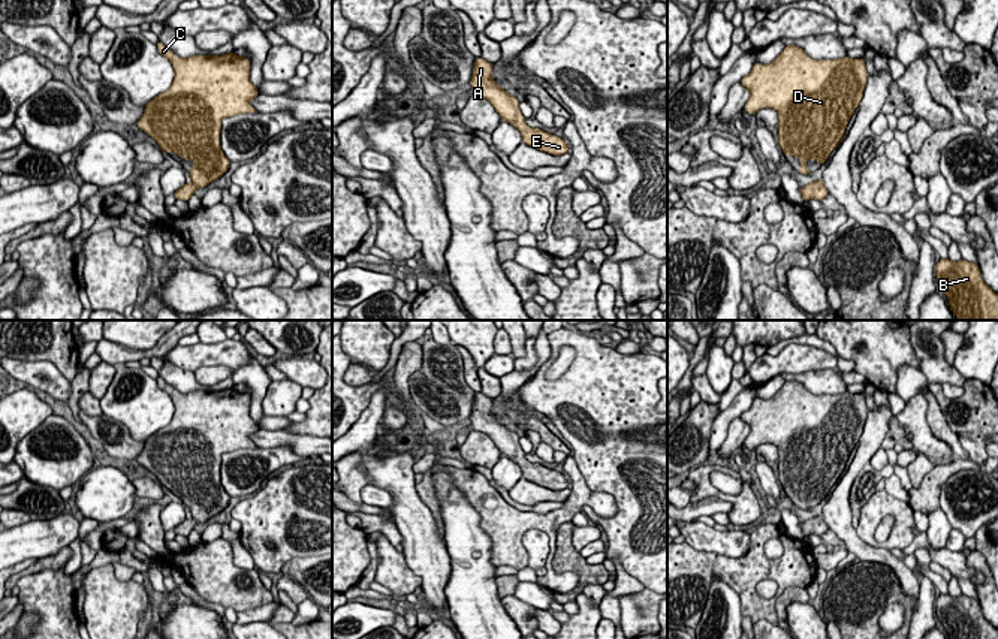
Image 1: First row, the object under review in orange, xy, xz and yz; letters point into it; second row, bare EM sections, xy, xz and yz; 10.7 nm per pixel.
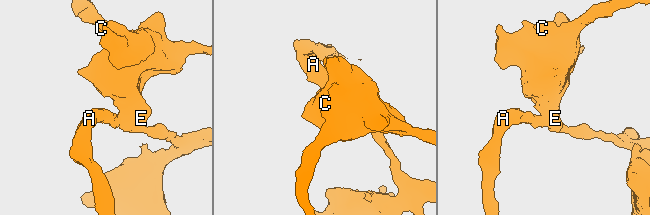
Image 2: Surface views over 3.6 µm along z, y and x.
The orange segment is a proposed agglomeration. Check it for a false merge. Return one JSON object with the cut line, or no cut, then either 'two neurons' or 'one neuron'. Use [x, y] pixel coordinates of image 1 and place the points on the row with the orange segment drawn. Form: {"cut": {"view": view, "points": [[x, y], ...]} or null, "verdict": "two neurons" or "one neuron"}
{"cut": null, "verdict": "one neuron"}

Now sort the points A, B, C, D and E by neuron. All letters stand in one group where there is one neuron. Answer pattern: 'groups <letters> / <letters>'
groups A B C D E

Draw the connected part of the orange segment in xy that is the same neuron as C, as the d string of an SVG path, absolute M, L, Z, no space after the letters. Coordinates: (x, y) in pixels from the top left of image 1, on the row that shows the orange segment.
M157 42L156 46L171 61L175 76L166 91L145 105L144 115L136 126L151 136L162 151L177 153L178 157L195 163L189 172L193 183L186 183L174 193L175 199L187 202L196 189L208 186L227 171L230 162L220 147L221 120L238 114L257 112L250 100L259 96L259 91L250 81L250 60L245 57L227 52L181 58L162 42Z

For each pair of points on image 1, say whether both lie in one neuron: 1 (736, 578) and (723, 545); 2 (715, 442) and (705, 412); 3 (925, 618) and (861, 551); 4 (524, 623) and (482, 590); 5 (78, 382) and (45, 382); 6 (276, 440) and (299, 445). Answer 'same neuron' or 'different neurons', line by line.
1: different neurons
2: different neurons
3: different neurons
4: different neurons
5: different neurons
6: same neuron

